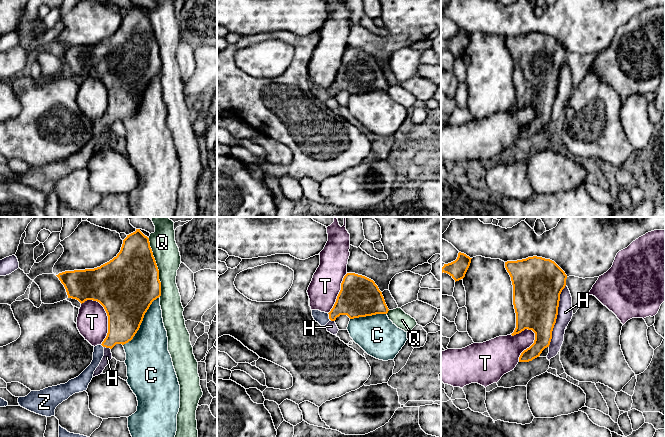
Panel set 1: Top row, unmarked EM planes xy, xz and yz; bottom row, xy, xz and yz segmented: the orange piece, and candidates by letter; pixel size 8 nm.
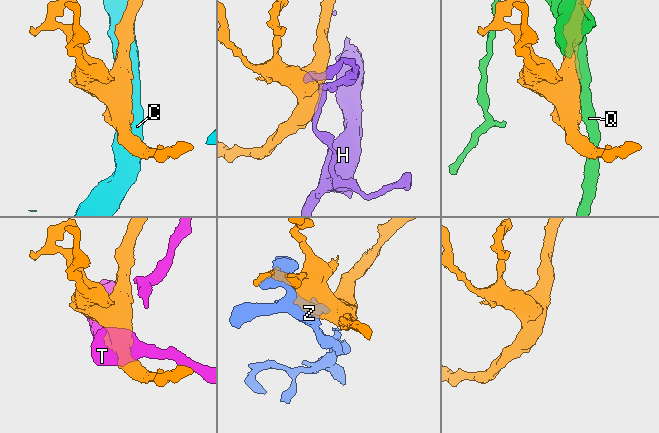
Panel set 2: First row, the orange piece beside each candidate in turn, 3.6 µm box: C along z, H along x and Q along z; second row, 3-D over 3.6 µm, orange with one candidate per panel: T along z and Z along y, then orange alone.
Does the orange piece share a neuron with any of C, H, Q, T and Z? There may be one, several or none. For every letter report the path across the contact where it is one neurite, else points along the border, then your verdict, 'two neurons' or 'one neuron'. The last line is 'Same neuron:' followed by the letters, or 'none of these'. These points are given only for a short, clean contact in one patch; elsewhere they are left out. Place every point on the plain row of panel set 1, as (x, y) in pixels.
C: two neurons
H: two neurons
Q: two neurons
T: two neurons
Z: across xz (355, 75), (340, 83), (329, 92), (322, 94) | one neuron
Same neuron: Z

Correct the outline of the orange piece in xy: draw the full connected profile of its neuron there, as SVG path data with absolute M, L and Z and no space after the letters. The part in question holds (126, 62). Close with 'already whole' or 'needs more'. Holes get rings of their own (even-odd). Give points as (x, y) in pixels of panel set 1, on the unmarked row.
M140 5L127 11L120 28L109 38L94 45L65 47L56 52L64 61L68 74L76 75L81 80L93 76L104 83L108 92L108 109L102 120L94 123L91 140L78 153L65 160L31 167L27 172L18 174L21 183L46 193L55 192L56 183L73 170L87 166L94 147L104 132L104 124L112 125L116 120L124 121L131 117L139 106L150 81L161 72L159 46L149 14Z | needs more

